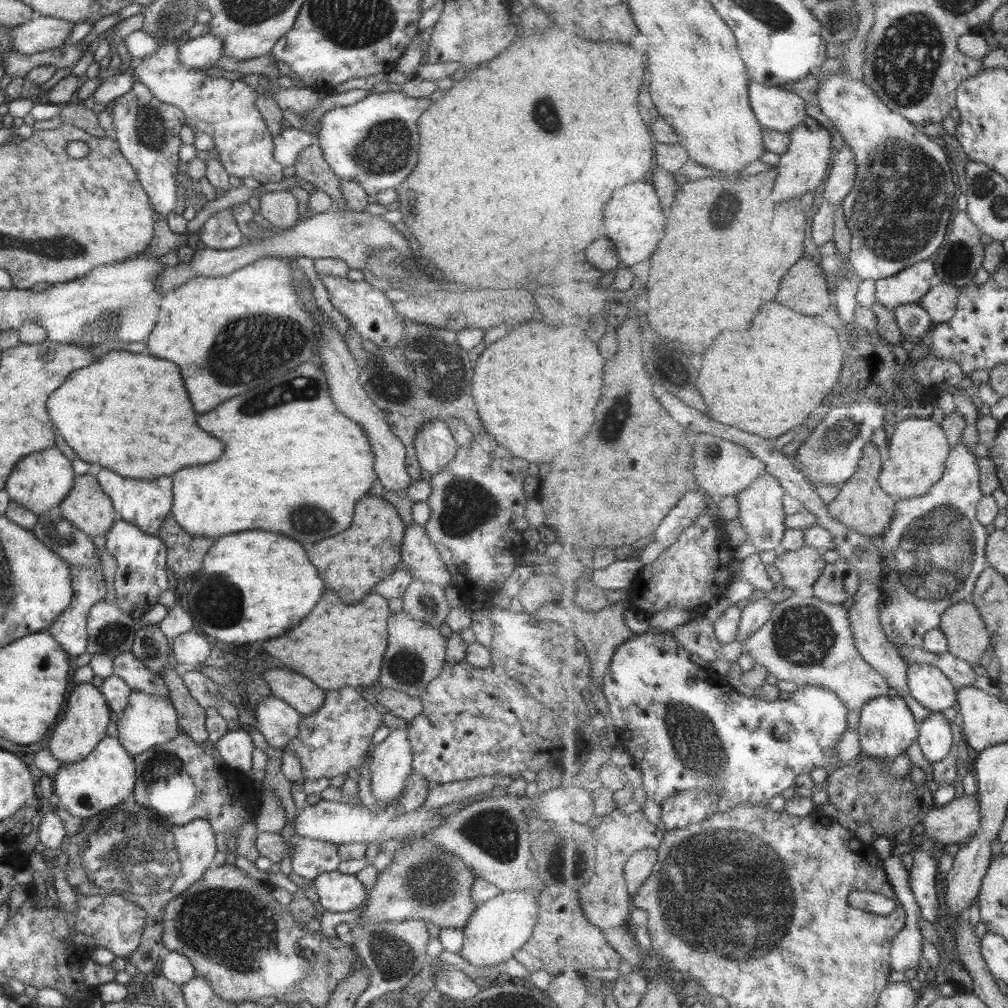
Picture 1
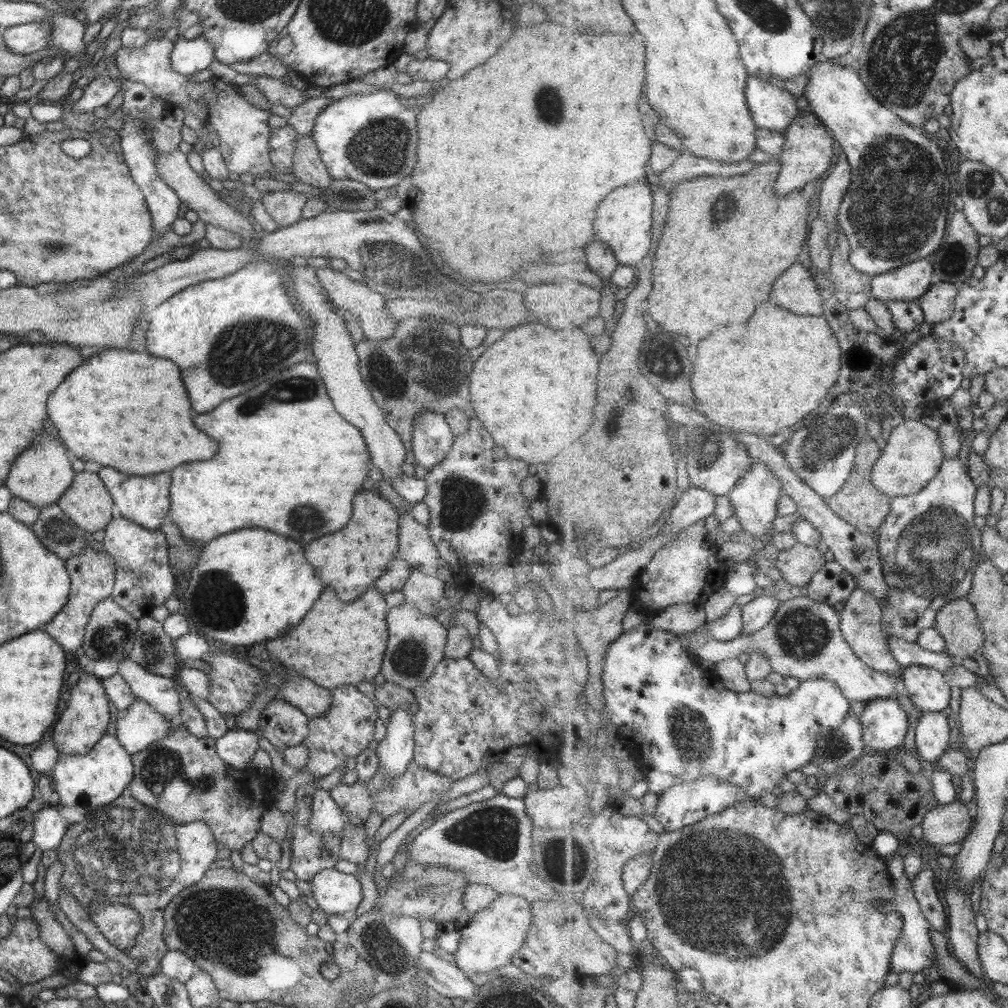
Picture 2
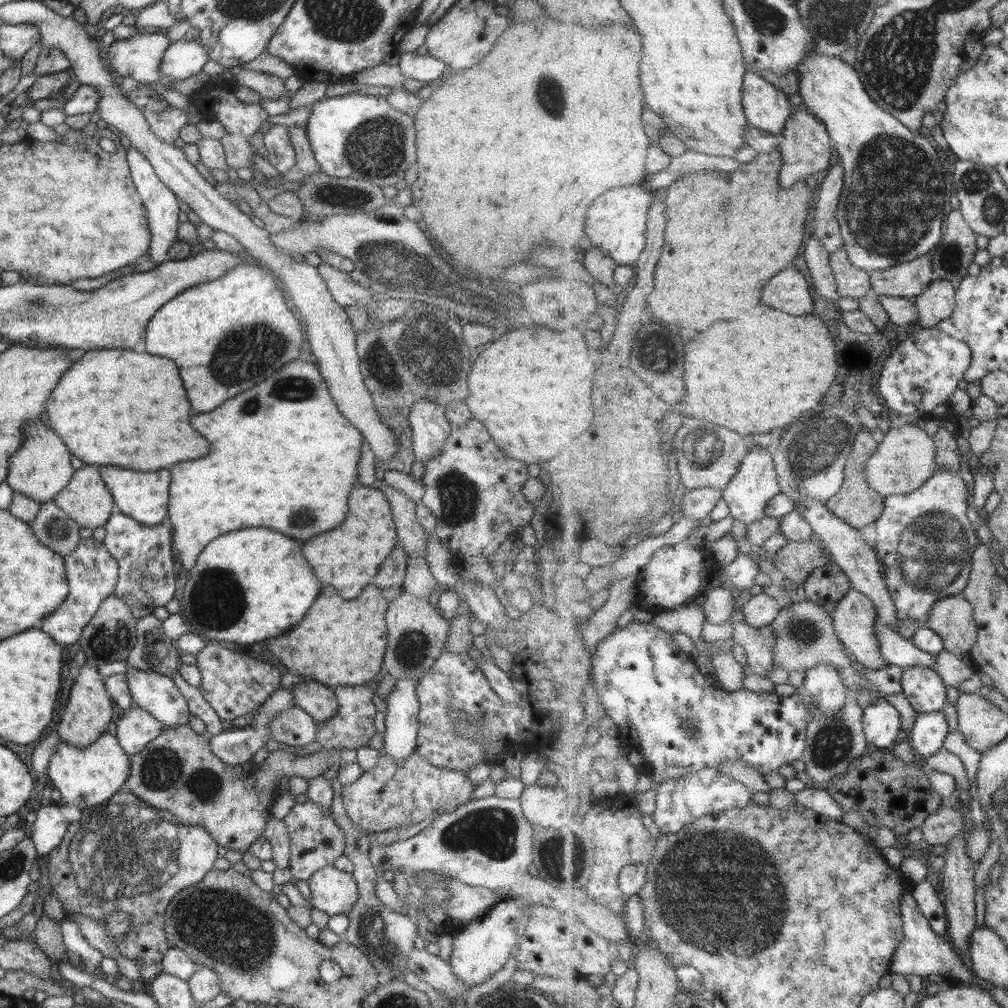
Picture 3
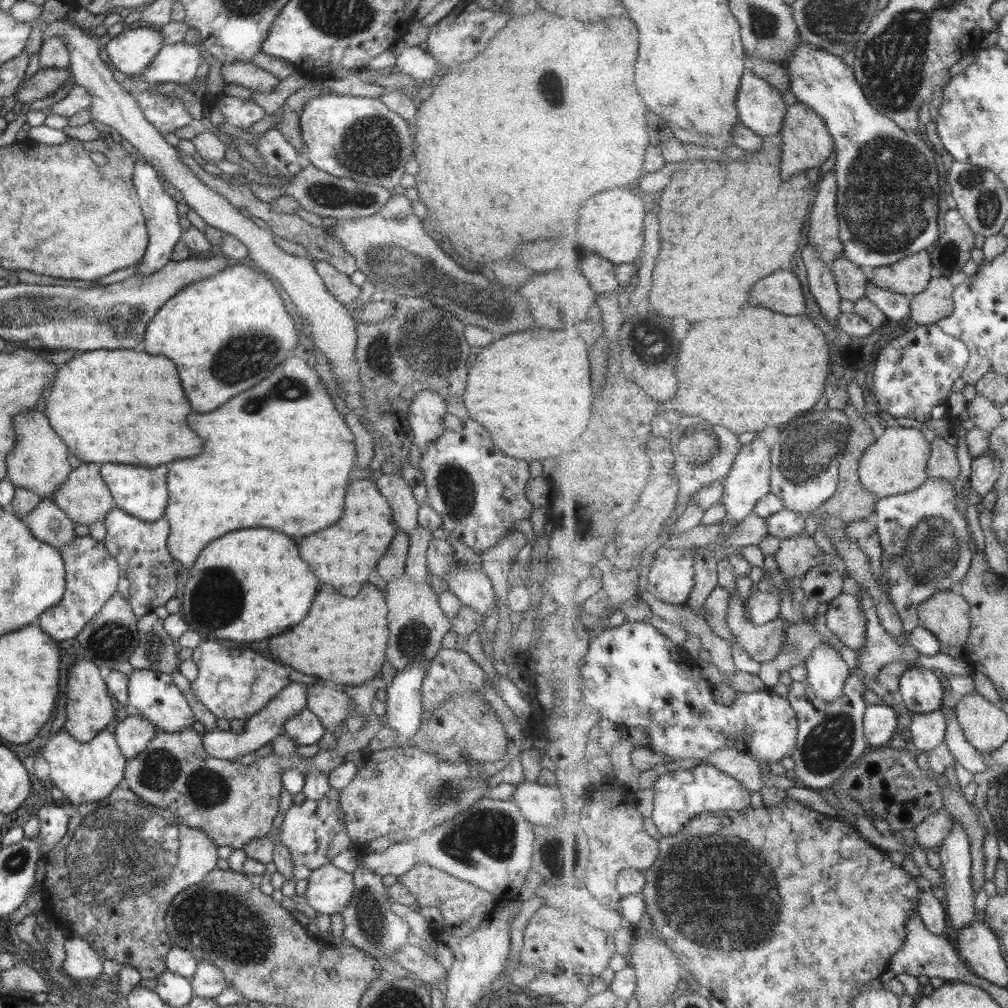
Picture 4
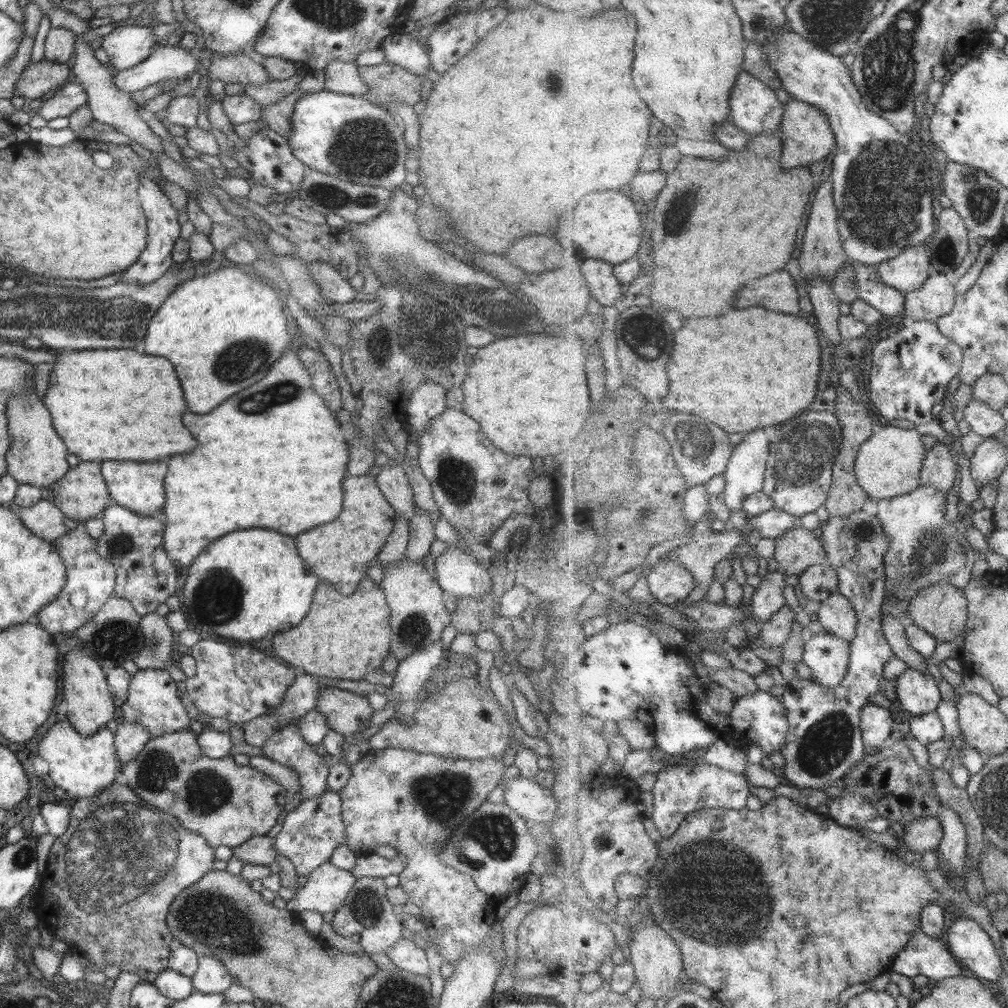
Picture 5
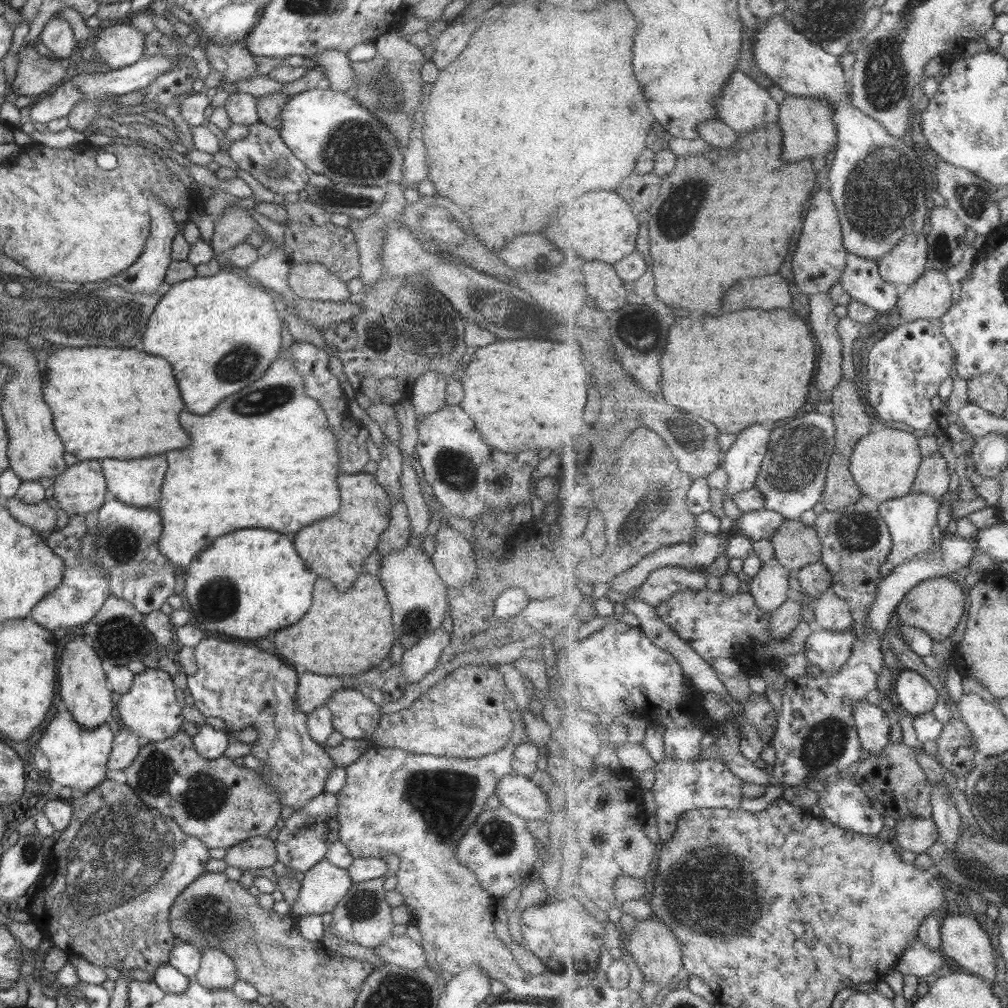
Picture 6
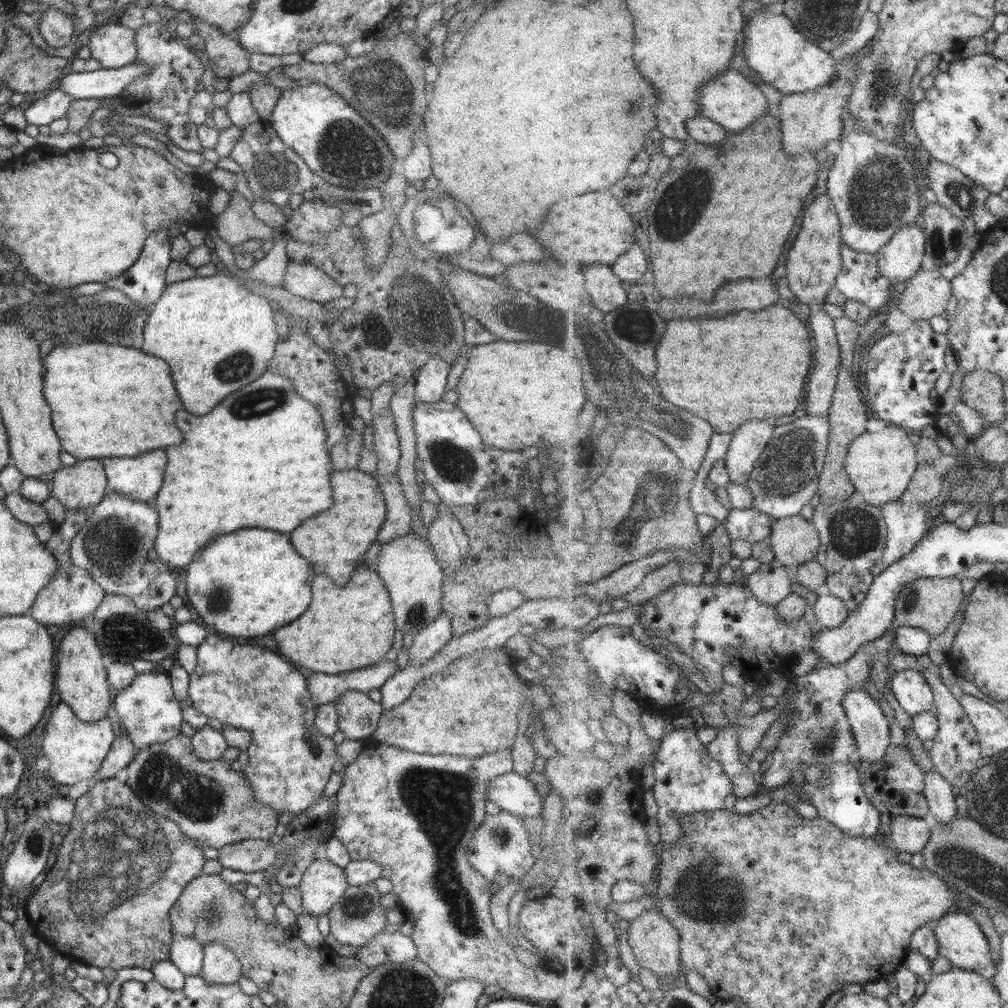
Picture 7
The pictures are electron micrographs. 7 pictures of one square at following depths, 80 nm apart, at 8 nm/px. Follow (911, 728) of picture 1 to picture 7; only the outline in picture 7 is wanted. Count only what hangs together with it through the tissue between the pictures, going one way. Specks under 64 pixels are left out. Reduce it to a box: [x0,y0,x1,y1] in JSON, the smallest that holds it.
[842,688,892,763]

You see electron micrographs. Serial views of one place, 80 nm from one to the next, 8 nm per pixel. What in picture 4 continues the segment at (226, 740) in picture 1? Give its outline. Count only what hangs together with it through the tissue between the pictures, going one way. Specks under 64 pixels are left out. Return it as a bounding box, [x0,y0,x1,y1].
[202,681,306,761]

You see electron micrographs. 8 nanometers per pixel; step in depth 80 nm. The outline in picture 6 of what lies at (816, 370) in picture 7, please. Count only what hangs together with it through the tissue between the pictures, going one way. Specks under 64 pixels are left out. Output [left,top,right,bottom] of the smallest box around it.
[809,292,843,402]

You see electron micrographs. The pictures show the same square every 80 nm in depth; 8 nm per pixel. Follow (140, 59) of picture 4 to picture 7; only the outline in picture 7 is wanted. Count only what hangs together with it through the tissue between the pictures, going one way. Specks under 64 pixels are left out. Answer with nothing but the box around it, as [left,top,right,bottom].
[86,23,136,69]

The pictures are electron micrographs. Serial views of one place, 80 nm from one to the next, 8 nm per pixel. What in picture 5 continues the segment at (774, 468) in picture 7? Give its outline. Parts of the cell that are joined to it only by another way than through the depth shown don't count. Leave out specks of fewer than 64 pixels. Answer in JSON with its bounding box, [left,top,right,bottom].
[763,410,843,517]

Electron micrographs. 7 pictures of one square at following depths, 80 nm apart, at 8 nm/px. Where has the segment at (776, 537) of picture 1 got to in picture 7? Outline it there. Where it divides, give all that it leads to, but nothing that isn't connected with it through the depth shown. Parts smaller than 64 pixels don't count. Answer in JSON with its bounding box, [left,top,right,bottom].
[726,420,775,485]

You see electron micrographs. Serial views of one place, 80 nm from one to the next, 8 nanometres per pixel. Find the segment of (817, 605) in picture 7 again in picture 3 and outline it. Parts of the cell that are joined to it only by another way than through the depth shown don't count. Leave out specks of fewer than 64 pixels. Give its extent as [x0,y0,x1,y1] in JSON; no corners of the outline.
[832,588,888,669]

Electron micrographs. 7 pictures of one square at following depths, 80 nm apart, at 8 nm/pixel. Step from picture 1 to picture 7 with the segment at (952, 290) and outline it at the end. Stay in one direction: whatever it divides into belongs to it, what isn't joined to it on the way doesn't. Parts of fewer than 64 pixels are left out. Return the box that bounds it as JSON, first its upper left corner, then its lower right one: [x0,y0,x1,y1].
[897,269,951,321]

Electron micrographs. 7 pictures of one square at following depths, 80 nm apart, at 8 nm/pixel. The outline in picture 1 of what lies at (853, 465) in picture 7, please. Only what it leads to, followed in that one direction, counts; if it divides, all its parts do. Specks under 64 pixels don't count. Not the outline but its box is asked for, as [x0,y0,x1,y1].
[879,418,951,501]

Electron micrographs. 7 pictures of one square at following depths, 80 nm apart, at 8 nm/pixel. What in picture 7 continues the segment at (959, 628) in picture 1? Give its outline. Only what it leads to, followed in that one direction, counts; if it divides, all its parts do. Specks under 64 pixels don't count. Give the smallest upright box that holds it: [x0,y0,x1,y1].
[895,577,965,638]

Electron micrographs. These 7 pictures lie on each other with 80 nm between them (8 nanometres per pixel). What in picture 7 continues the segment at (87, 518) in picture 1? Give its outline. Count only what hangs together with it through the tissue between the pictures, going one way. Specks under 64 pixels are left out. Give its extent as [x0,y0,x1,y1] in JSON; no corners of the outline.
[50,459,106,510]

